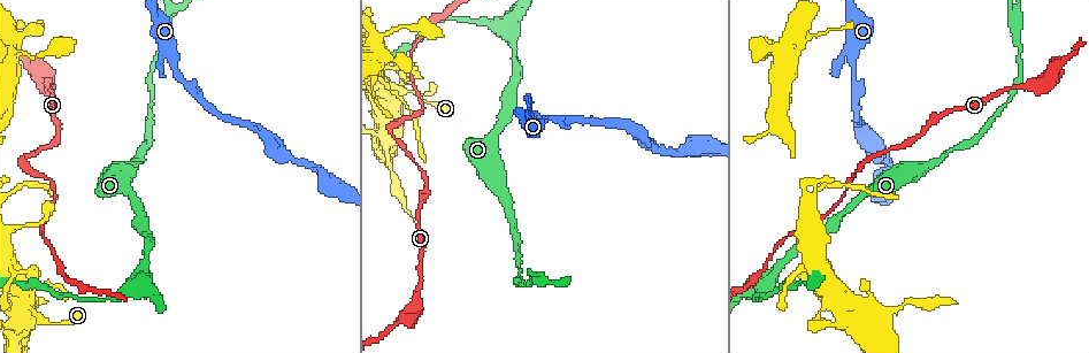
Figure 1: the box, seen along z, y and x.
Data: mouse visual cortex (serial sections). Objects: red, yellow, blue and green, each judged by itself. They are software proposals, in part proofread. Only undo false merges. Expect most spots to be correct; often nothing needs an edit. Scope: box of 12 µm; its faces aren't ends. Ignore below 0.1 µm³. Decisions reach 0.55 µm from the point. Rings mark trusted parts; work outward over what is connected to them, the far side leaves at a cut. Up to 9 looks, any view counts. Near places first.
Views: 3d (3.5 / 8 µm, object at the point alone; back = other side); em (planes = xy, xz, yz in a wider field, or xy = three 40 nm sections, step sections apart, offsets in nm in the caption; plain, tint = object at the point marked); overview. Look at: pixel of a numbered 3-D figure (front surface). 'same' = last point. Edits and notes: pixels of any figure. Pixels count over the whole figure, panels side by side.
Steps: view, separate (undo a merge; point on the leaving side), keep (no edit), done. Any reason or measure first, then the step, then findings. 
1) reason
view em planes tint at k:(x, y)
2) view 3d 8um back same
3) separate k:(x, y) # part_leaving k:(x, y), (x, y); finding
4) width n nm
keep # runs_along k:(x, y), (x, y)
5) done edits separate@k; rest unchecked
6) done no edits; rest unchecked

a narrow waist
view 3d 3.5um at 1:(49, 324)

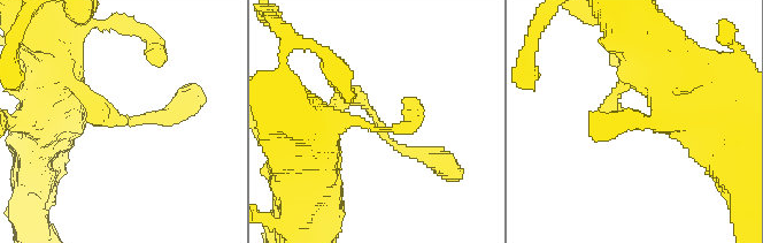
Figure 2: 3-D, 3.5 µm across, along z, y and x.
need the tissue
view em xy step 1 plain at 2:(373, 115)

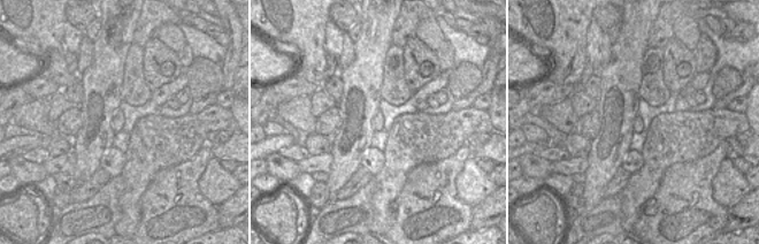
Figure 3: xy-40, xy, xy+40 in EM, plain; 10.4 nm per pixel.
with the object marked
view em xy step 1 tint same

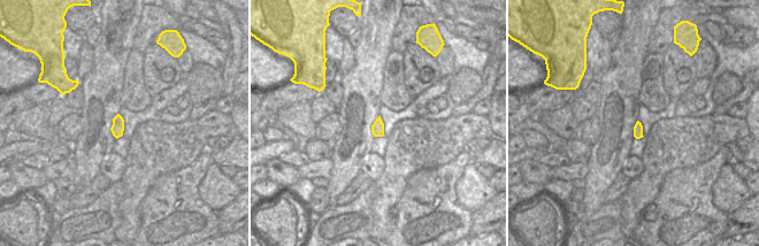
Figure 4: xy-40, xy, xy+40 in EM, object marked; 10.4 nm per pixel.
keep # one cell here

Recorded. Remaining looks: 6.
abrupt turn
view 3d 8um back at 1:(11, 273)

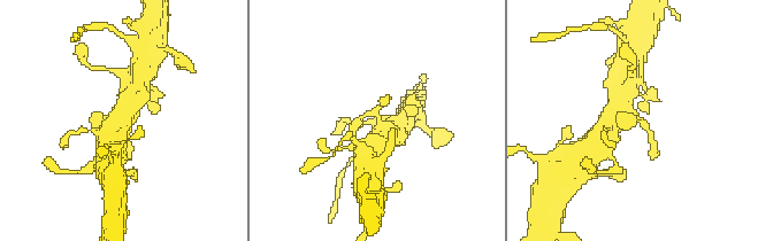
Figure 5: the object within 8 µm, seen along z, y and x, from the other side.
view 3d 3.5um at 5:(642, 120)

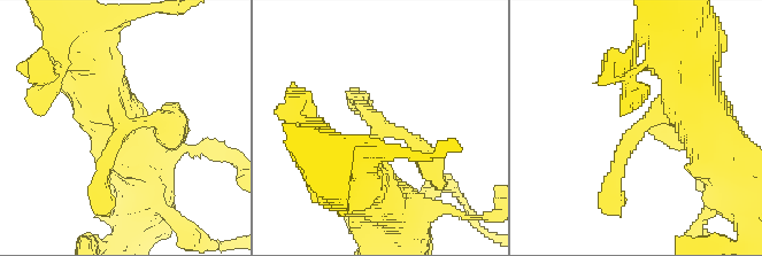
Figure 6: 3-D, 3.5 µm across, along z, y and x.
keep # runs_along 6:(368, 189), (385, 130), (435, 171); one cell here

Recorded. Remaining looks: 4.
sharp bend
view em xy step 3 tint at 1:(20, 163)

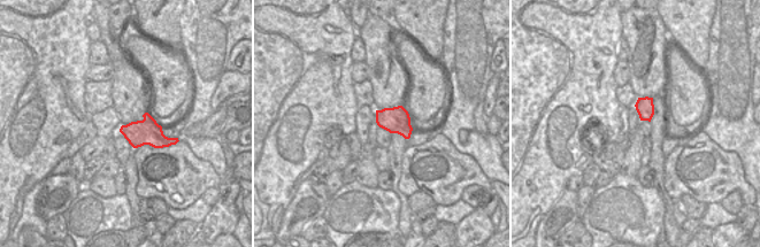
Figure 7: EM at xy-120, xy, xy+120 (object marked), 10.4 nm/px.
view 3d 3.5um same

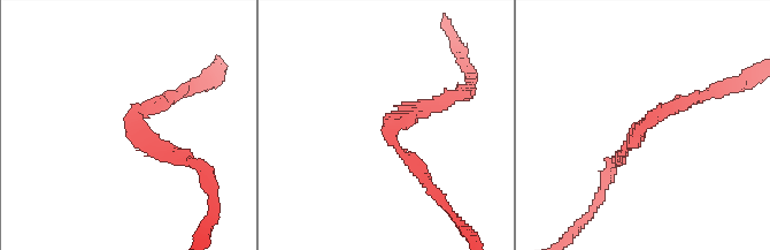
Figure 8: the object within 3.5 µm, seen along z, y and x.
arm_widths 200, 200 nm
keep # runs_along 8:(699, 97), (660, 108), (613, 161); all the same cell

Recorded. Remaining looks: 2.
sudden change in width
view 3d 3.5um back at 1:(861, 139)

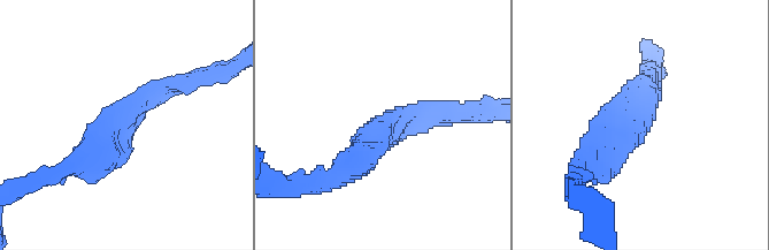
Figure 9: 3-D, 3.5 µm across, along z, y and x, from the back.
arm_widths 250, 400 nm
view em xy step 5 tint at 9:(131, 117)

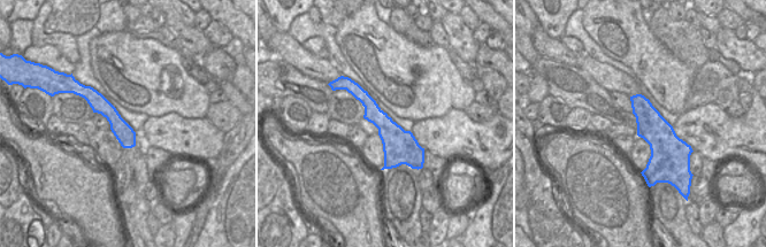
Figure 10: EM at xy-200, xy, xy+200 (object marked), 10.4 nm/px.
width 360 nm
keep # runs_along 9:(195, 78), (161, 90), (86, 160); all the same cell

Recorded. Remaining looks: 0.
done no edits; rest unchecked

